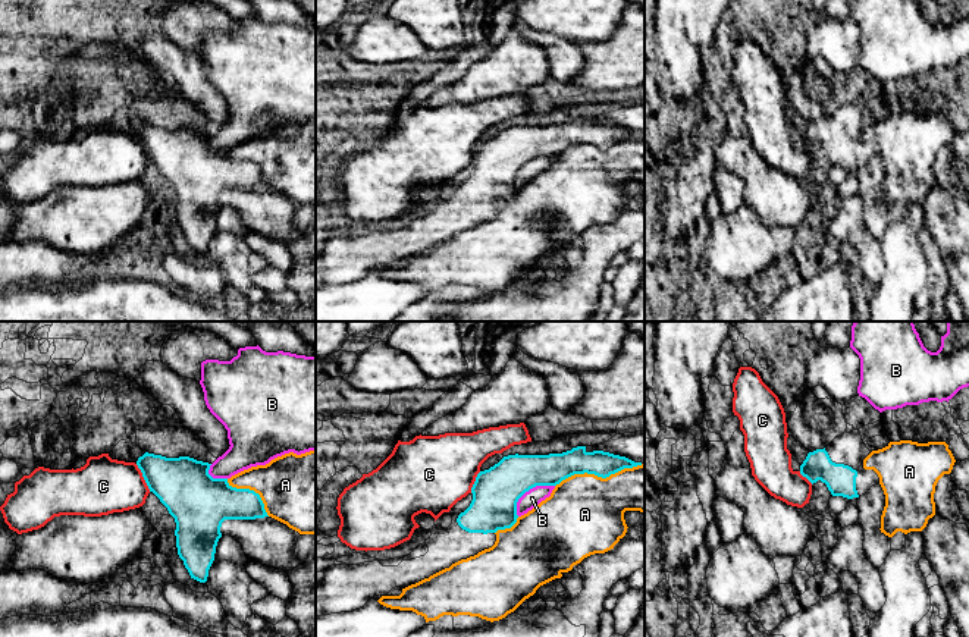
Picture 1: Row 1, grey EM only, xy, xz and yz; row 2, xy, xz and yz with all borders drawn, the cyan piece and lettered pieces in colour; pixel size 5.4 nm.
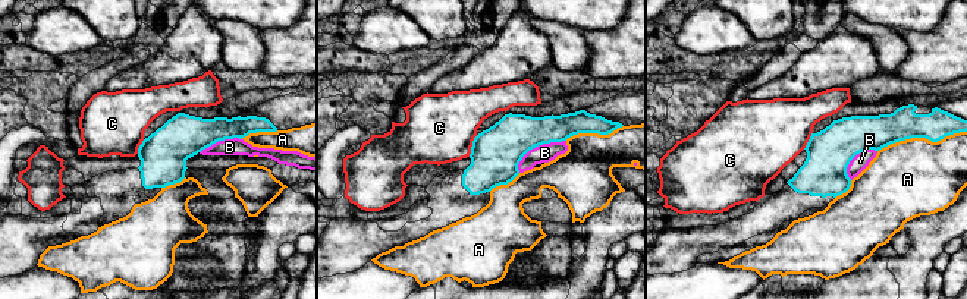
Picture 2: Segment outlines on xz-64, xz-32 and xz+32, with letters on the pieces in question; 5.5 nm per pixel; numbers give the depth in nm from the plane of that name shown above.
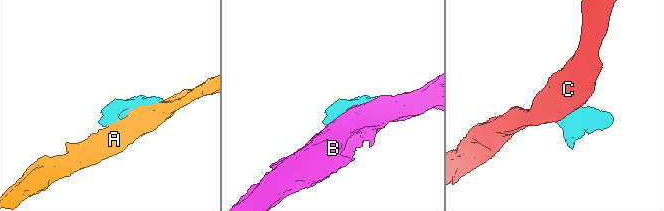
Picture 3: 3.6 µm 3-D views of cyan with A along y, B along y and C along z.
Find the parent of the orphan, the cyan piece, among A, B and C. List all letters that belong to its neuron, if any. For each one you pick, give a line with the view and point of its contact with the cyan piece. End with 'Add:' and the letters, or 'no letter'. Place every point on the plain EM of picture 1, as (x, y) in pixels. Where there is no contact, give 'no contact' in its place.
Add: no letter

